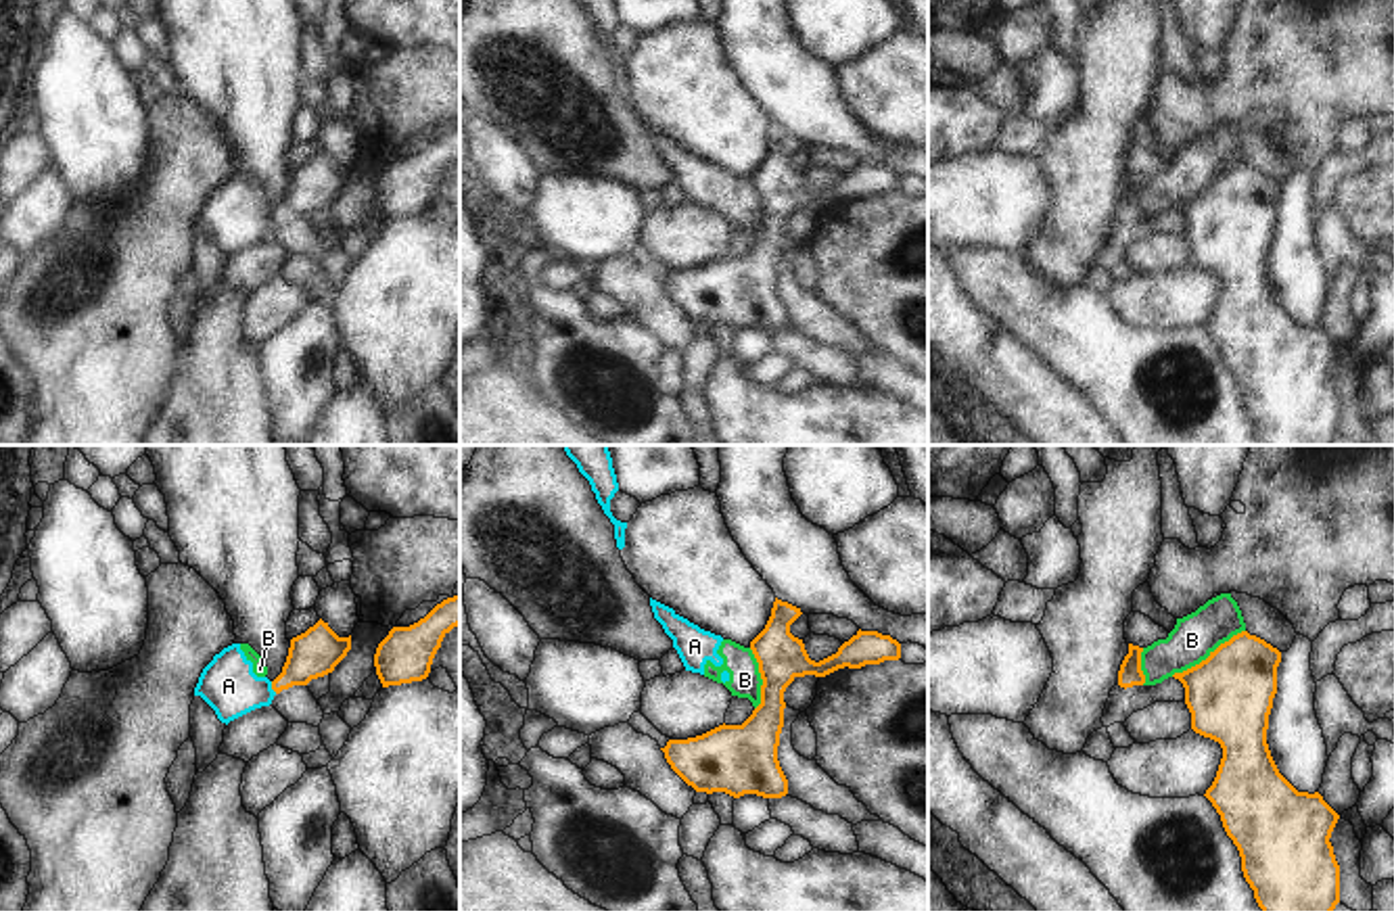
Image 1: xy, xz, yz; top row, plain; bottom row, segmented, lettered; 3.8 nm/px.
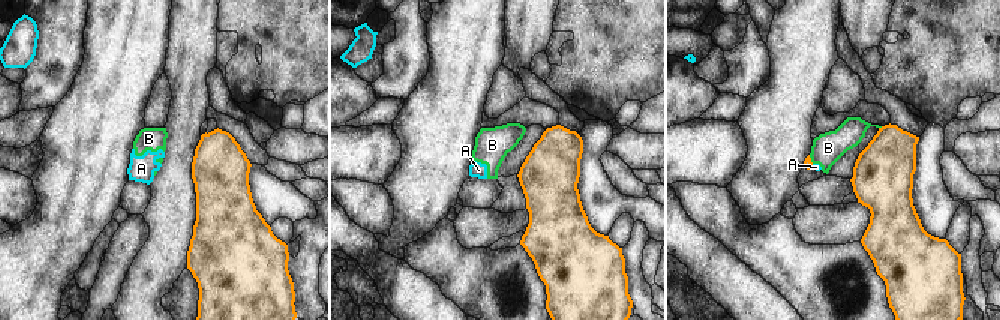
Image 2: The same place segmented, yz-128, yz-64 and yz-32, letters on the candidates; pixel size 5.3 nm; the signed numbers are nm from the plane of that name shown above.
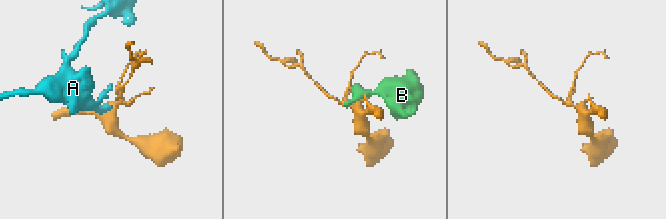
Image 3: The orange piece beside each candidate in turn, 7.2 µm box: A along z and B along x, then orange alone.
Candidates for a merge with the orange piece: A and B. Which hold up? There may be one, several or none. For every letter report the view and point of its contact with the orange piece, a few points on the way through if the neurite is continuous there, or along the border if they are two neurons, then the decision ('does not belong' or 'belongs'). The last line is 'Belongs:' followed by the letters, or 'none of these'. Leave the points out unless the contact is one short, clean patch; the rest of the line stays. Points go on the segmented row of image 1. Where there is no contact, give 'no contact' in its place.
A: contact xy (272, 688); border xy (270, 682), (276, 692); does not belong
B: contact yz (1209, 657); does not belong
Belongs: none of these

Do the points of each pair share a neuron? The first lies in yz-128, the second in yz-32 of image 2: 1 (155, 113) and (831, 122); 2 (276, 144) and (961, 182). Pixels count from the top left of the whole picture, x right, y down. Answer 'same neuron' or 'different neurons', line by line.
1: different neurons
2: different neurons

